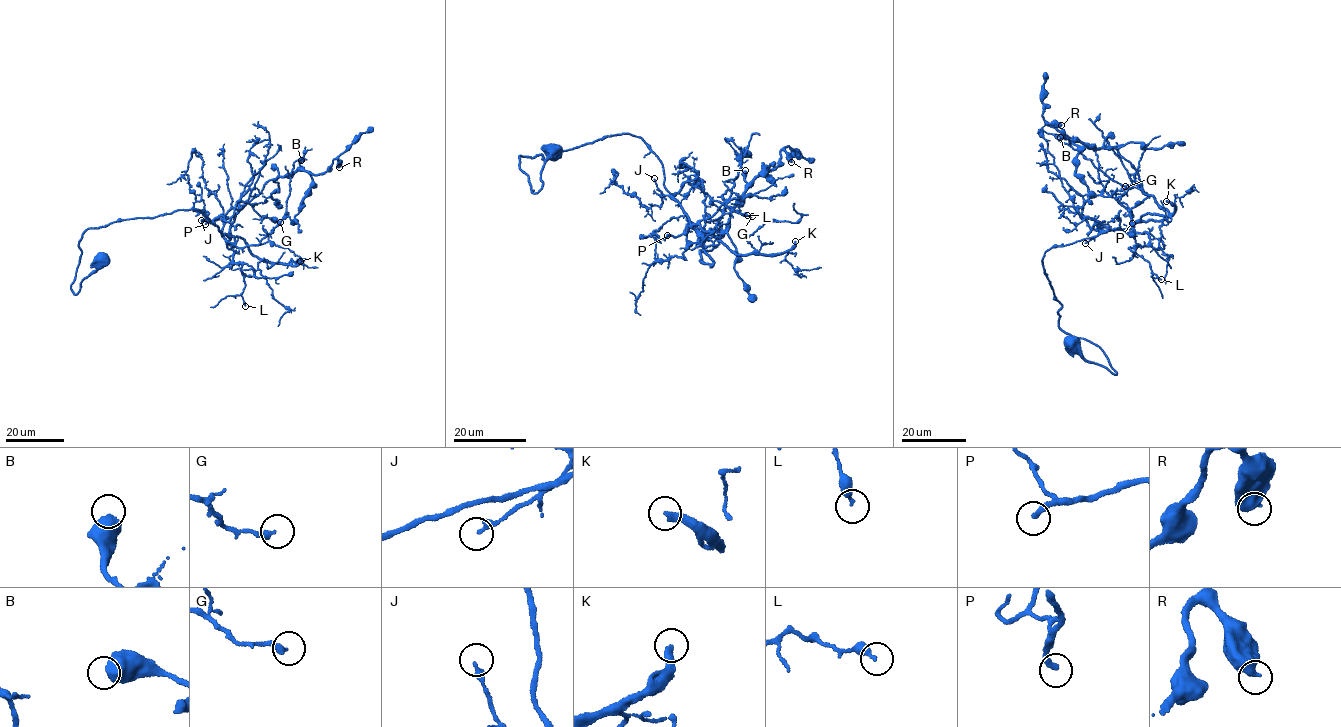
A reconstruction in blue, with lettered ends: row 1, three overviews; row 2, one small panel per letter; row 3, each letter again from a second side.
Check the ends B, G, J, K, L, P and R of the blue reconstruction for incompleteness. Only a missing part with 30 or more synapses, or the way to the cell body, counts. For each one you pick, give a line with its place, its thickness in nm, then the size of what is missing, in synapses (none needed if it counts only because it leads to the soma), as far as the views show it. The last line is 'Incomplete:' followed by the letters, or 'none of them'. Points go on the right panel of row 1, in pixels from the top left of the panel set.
K: place (1166, 201); calibre 300 nm; 100 synapses
P: place (1132, 223); calibre 260 nm; 35 synapses
Incomplete: K, P

